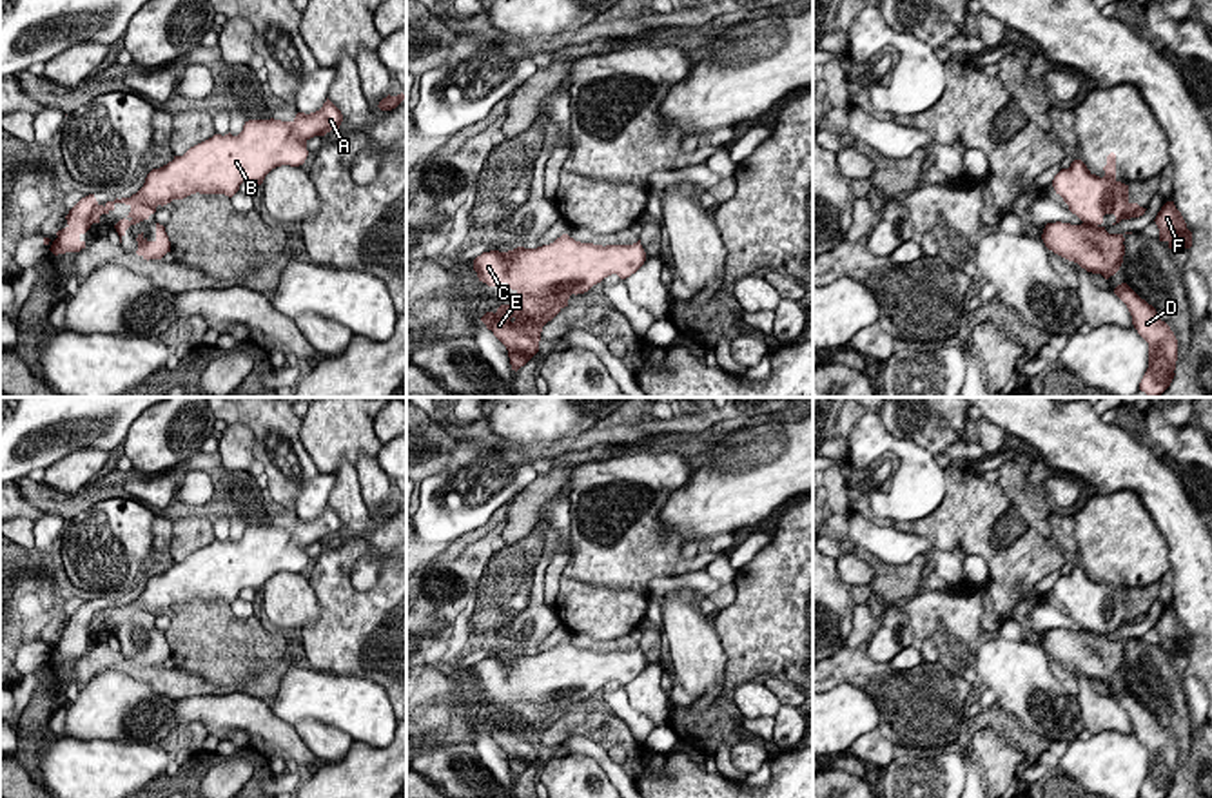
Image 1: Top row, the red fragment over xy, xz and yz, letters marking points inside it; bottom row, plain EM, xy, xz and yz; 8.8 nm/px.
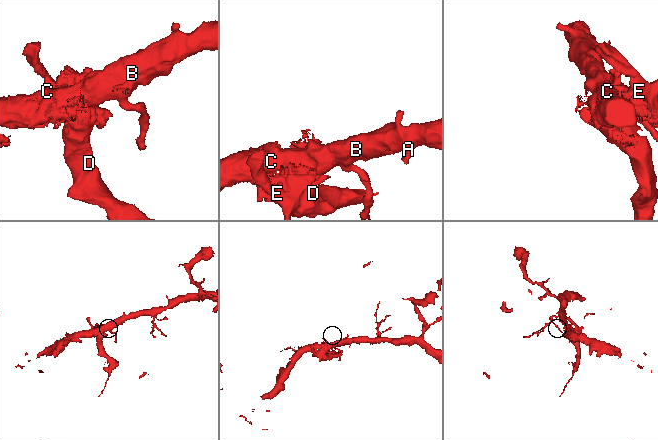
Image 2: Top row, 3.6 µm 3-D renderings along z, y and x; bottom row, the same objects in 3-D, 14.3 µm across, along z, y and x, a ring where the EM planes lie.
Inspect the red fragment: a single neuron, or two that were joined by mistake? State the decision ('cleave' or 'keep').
keep

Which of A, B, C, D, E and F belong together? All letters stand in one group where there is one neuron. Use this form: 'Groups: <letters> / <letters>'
Groups: A B C D E F

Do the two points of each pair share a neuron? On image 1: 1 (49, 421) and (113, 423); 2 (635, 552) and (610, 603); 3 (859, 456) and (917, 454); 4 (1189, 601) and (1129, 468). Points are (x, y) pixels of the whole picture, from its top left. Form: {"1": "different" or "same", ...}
{"1": "same", "2": "different", "3": "same", "4": "same"}

